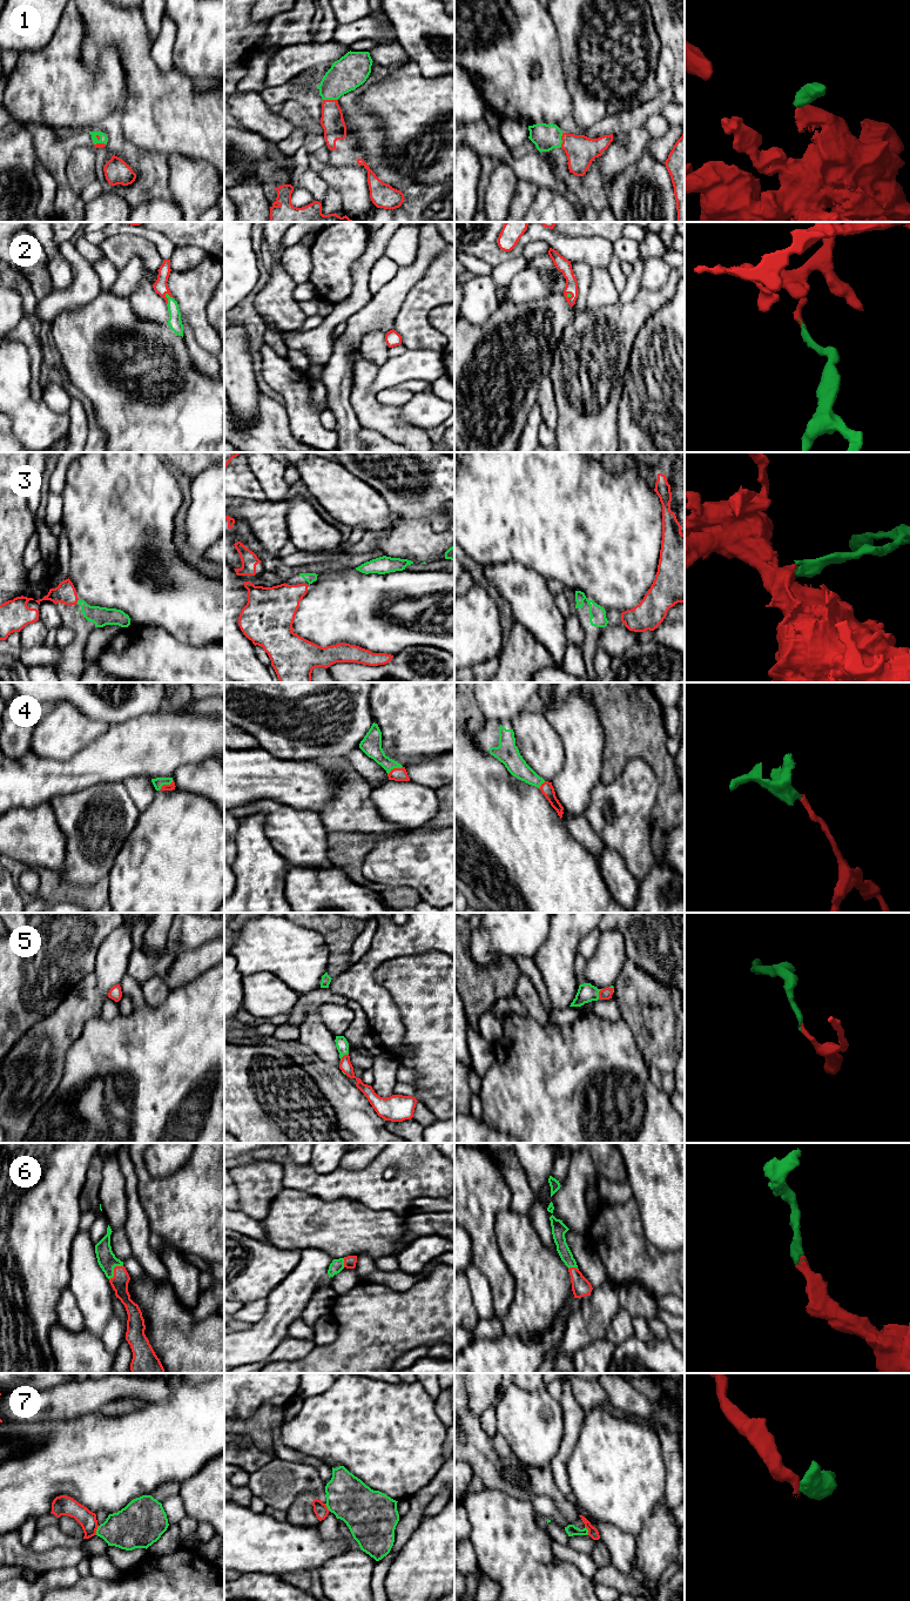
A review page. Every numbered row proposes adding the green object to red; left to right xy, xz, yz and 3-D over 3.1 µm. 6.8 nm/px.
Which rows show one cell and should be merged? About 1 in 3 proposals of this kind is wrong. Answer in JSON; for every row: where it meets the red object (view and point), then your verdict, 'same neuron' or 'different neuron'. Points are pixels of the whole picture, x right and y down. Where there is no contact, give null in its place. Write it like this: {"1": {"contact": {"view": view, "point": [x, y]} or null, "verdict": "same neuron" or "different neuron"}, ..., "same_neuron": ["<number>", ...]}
{"1": {"contact": {"view": "yz", "point": [561, 139]}, "verdict": "same neuron"}, "2": {"contact": {"view": "xy", "point": [167, 298]}, "verdict": "same neuron"}, "3": {"contact": {"view": "xy", "point": [78, 599]}, "verdict": "same neuron"}, "4": {"contact": {"view": "xy", "point": [166, 785]}, "verdict": "same neuron"}, "5": {"contact": {"view": "yz", "point": [599, 994]}, "verdict": "same neuron"}, "6": {"contact": {"view": "xy", "point": [114, 1270]}, "verdict": "same neuron"}, "7": {"contact": {"view": "xy", "point": [95, 1531]}, "verdict": "different neuron"}, "same_neuron": ["1", "2", "3", "4", "5", "6"]}

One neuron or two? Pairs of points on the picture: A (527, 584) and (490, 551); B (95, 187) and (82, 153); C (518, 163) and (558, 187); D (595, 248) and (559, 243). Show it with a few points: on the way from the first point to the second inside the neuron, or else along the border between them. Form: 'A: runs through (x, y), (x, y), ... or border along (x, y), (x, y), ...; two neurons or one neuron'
A: border along (483, 563), (520, 563), (528, 569); two neurons
B: border along (95, 179), (79, 193); two neurons
C: runs through (527, 167), (532, 167), (548, 181); one neuron
D: runs through (586, 248), (568, 247); one neuron

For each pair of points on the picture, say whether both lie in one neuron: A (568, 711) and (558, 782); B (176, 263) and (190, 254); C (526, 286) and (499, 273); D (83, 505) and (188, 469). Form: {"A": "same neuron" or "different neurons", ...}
{"A": "same neuron", "B": "same neuron", "C": "different neurons", "D": "different neurons"}

